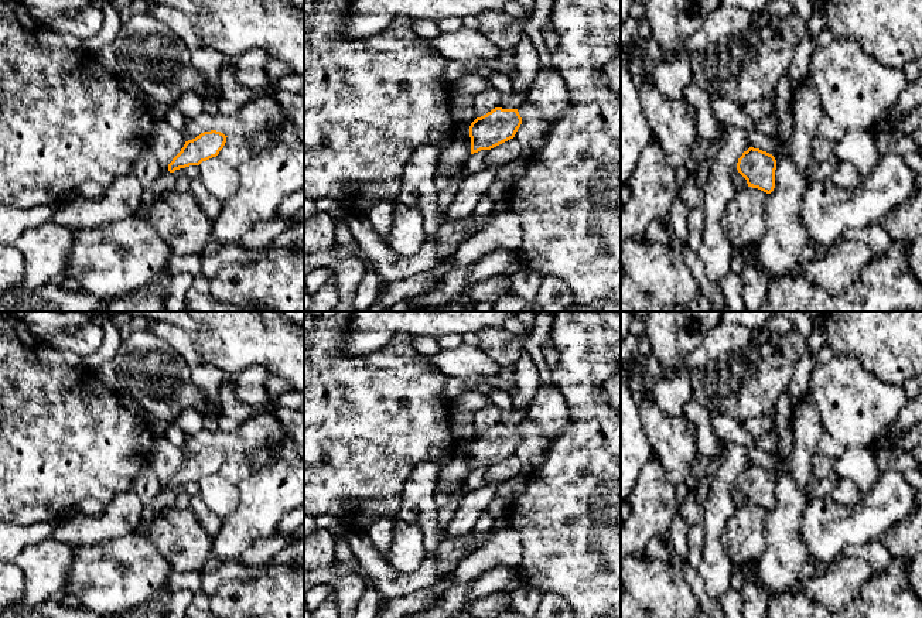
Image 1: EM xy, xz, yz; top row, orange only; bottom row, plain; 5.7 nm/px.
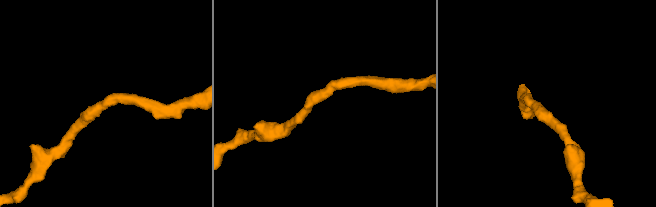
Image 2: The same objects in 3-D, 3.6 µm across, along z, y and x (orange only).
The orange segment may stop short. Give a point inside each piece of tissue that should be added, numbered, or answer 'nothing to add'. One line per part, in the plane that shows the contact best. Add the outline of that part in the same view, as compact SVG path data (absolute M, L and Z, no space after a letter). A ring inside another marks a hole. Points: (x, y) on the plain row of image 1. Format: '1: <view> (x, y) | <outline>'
nothing to add

